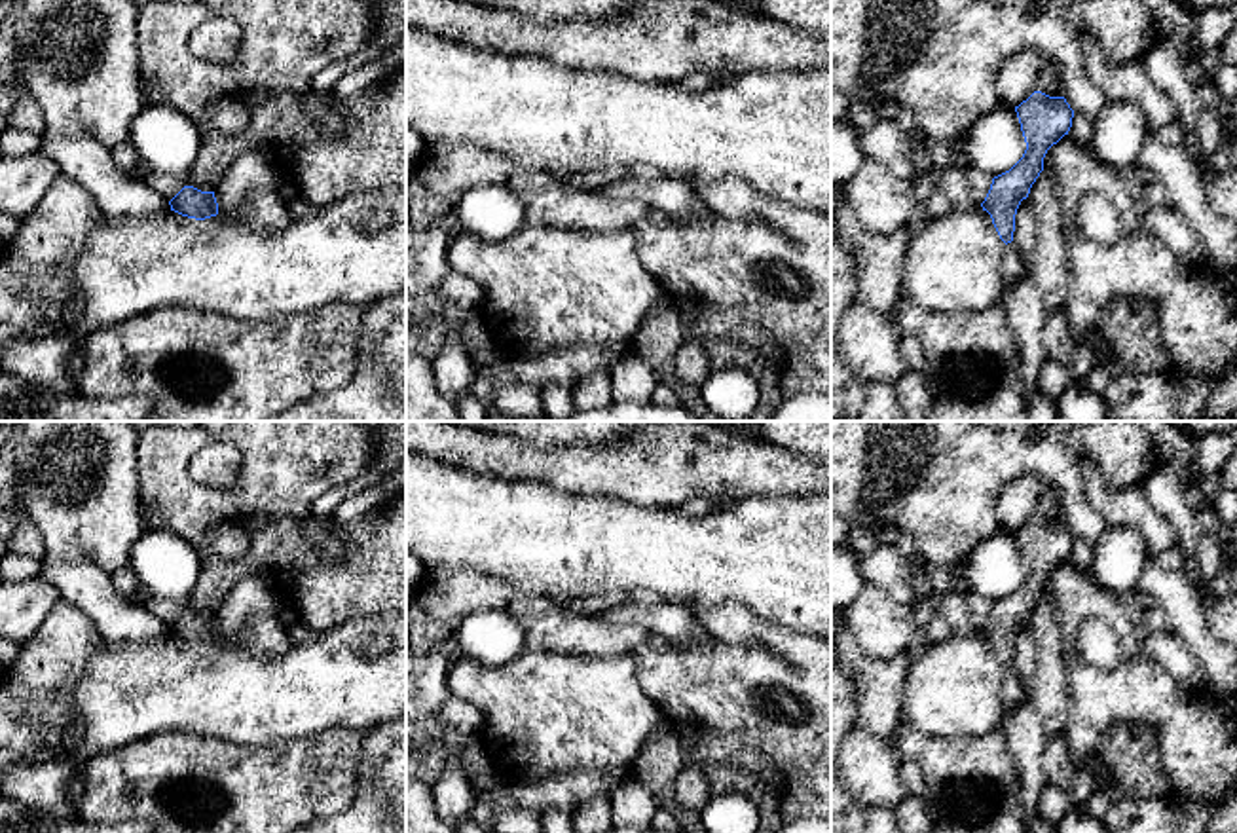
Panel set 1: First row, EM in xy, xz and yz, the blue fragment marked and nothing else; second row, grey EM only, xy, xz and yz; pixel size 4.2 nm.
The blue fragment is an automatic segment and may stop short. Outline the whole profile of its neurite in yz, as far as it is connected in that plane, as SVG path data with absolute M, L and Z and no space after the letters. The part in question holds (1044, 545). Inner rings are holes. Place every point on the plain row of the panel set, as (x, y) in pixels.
M1034 516L1015 531L1021 556L1026 567L1023 583L1006 598L992 603L990 615L981 628L1006 668L1004 712L1013 712L1026 700L1026 689L1013 670L1015 639L1032 609L1043 596L1047 575L1057 569L1072 552L1074 535L1064 522L1049 522Z

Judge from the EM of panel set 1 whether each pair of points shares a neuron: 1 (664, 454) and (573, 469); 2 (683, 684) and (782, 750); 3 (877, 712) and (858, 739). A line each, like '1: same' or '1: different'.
1: same
2: same
3: different

